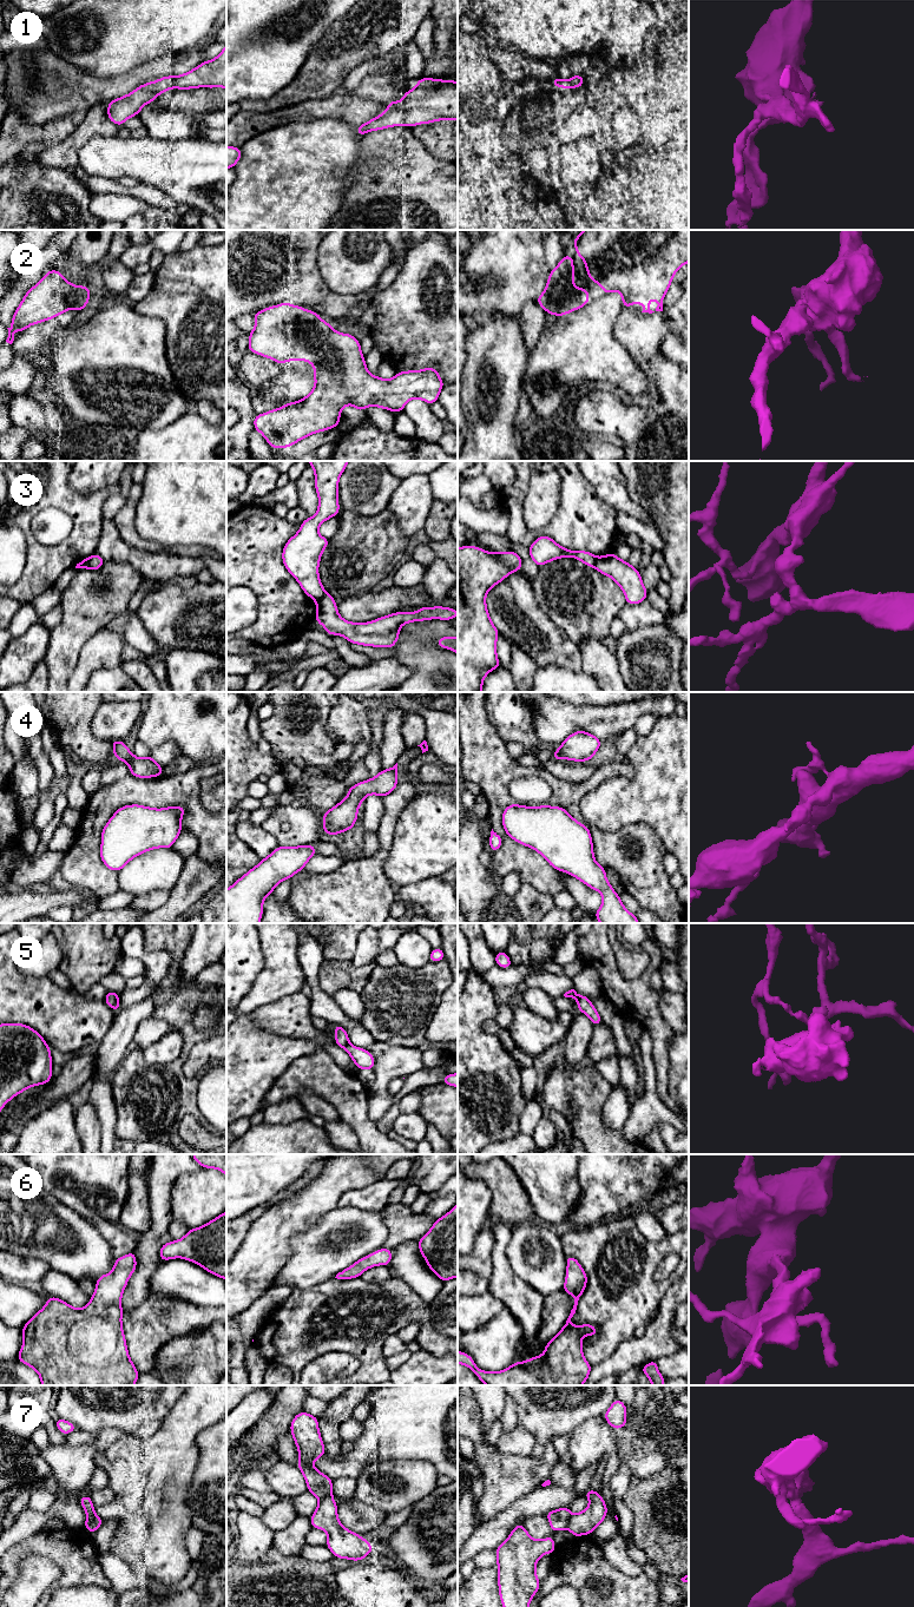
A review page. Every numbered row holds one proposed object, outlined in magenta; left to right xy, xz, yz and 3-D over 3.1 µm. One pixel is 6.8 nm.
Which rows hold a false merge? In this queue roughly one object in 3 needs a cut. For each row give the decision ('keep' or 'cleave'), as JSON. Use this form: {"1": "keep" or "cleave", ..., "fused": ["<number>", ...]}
{"1": "keep", "2": "keep", "3": "cleave", "4": "keep", "5": "cleave", "6": "keep", "7": "cleave", "fused": ["3", "5", "7"]}

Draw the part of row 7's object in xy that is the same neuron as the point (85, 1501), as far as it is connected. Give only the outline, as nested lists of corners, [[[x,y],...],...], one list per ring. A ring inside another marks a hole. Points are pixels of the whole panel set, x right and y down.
[[[88,1495],[81,1496],[79,1502],[86,1511],[86,1522],[85,1522],[85,1526],[84,1526],[84,1528],[86,1529],[90,1521],[93,1520],[97,1516],[96,1513],[94,1513],[94,1504],[92,1503],[91,1496],[88,1496]]]

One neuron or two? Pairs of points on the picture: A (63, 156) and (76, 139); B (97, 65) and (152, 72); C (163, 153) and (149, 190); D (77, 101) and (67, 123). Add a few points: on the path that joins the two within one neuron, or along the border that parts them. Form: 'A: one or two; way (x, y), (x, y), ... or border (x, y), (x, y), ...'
A: one; way (66, 152), (74, 143)
B: two; border (156, 59), (143, 61), (118, 74), (103, 77)
C: two; border (142, 182), (163, 190), (173, 201)
D: two; border (84, 112), (67, 113), (52, 118), (46, 123)

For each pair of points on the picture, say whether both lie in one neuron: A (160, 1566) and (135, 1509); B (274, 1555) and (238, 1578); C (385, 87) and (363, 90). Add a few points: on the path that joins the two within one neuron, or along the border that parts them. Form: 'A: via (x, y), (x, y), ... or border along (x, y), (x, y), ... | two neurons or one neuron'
A: via (158, 1552), (145, 1523) | one neuron
B: via (269, 1565), (257, 1576), (248, 1578) | one neuron
C: via (380, 87), (368, 89) | one neuron

